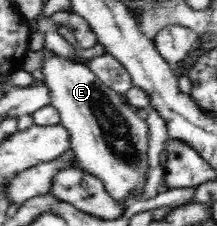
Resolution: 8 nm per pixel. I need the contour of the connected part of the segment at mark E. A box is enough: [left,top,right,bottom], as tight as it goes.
[40,44,148,208]

